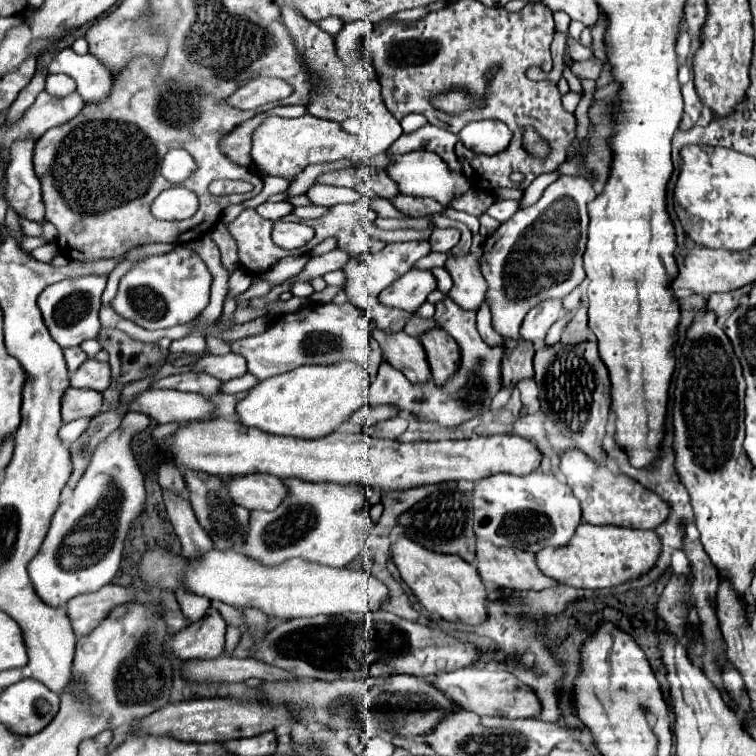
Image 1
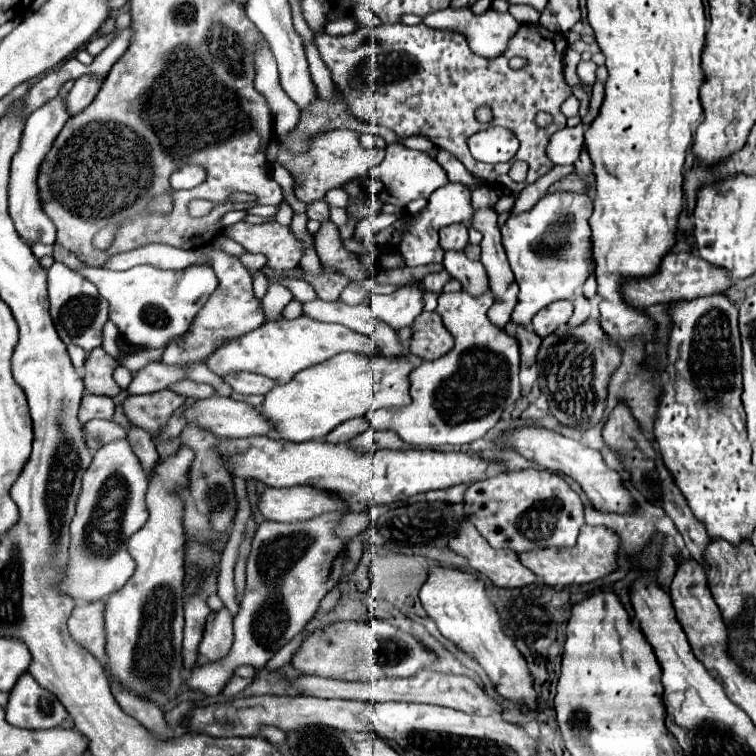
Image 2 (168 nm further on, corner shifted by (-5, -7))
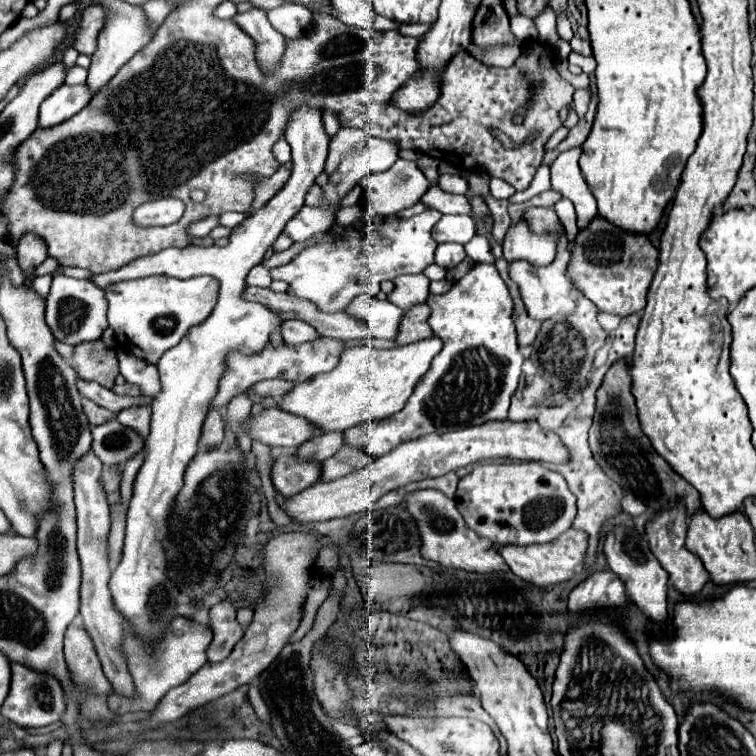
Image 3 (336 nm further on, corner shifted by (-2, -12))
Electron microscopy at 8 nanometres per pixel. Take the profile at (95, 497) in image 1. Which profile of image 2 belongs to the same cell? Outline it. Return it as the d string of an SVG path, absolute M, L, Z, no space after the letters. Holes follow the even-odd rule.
M128 439L110 441L96 451L82 479L76 515L70 523L70 557L58 591L70 595L76 603L92 603L124 587L136 567L126 543L148 519L146 491L148 475L138 463Z

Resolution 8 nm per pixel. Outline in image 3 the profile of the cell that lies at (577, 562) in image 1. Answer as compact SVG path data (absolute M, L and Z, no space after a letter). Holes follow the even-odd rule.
M569 528L559 536L555 542L547 544L531 544L531 546L517 546L517 544L499 544L497 552L509 566L509 570L519 576L521 580L535 584L535 586L549 586L557 582L565 582L573 576L573 570L585 560L585 550L587 550L587 534L581 530Z

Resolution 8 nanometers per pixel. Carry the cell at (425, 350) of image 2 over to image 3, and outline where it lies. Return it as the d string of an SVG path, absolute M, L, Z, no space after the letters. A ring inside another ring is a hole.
M427 304L411 306L403 314L403 320L399 324L399 336L395 338L395 344L403 346L403 344L411 344L415 340L423 340L423 338L433 336L431 328L427 326L427 318L429 318L429 306Z

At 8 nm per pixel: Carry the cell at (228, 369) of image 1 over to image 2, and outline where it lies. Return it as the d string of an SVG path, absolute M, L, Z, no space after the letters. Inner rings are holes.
M238 371L234 375L226 375L224 383L232 387L232 391L242 393L242 395L266 395L276 383L264 375L248 373L248 371Z

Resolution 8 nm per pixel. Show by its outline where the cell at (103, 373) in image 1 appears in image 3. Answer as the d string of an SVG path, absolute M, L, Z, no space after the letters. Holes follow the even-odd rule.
M103 340L77 344L73 350L71 366L77 376L89 382L97 382L105 388L113 388L115 378L119 374L117 354L113 348L107 348Z

